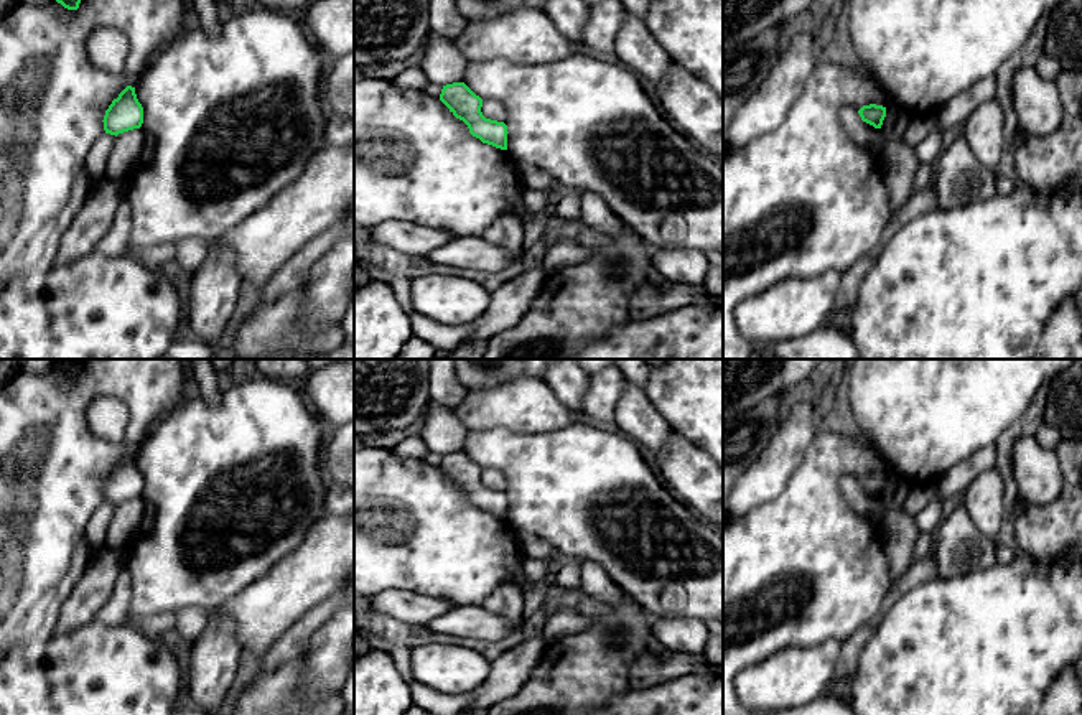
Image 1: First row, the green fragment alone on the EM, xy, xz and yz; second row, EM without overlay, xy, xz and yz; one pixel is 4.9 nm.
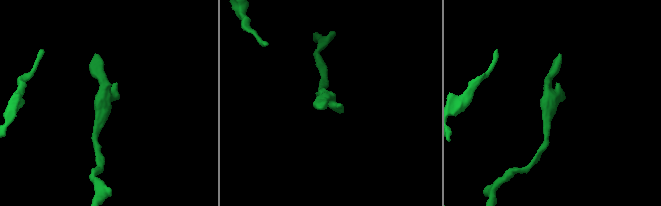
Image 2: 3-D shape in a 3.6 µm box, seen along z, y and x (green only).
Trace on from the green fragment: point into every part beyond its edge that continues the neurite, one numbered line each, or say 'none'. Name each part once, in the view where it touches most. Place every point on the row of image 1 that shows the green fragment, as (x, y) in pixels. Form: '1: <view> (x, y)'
none

